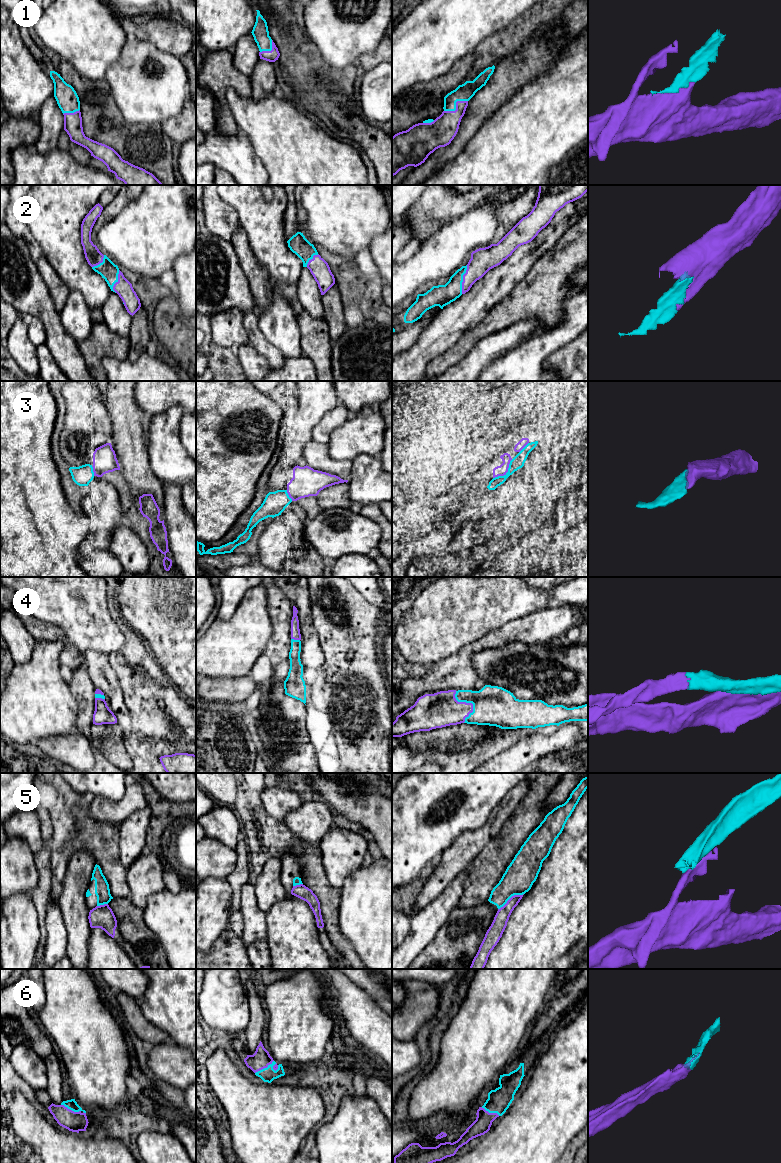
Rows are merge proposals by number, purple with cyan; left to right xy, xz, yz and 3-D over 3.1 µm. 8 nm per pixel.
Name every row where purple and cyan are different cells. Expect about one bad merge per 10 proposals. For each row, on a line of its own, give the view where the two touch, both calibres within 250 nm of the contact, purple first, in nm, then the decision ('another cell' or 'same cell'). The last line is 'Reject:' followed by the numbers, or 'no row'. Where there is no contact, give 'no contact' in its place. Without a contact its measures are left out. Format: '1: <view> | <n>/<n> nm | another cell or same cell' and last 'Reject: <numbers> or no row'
1: yz | 220/140 nm | same cell
2: yz | 190/170 nm | same cell
3: yz | 90/100 nm | same cell
4: yz | 280/320 nm | same cell
5: yz | 120/240 nm | another cell
6: xz | 150/120 nm | same cell
Reject: 5

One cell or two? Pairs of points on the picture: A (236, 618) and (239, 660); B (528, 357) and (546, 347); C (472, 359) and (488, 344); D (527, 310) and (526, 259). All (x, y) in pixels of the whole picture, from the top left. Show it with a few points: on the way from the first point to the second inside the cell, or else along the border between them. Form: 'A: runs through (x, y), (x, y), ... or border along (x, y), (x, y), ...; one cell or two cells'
A: runs through (237, 628), (237, 650); one cell
B: runs through (532, 354), (537, 349), (542, 348); one cell
C: runs through (476, 356), (484, 348); one cell
D: border along (542, 256), (511, 291); two cells

